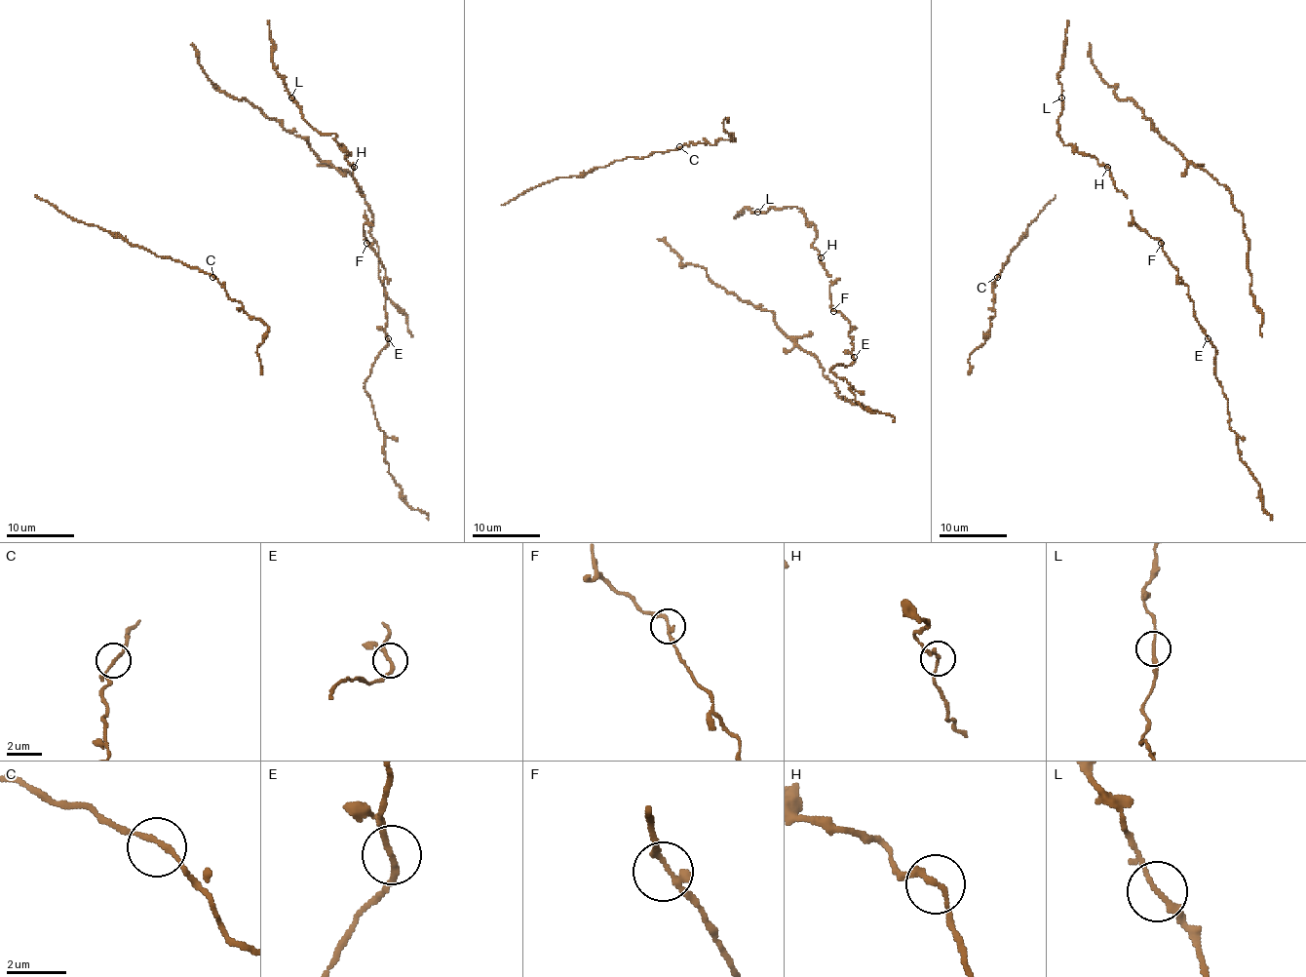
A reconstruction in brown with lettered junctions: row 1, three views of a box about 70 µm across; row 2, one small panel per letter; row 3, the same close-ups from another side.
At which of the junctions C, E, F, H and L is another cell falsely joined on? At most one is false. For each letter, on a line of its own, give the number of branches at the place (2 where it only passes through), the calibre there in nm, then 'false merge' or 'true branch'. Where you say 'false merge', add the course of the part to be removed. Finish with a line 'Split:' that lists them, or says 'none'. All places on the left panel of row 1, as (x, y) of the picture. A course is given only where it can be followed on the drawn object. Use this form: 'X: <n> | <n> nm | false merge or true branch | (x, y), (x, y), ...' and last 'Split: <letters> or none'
C: 2 | 160 nm | true branch
E: 2 | 180 nm | false merge | (387, 338), (364, 391), (384, 433), (389, 474), (401, 497), (425, 511), (428, 520)
F: 2 | 190 nm | true branch
H: 2 | 180 nm | true branch
L: 2 | 190 nm | true branch
Split: E

